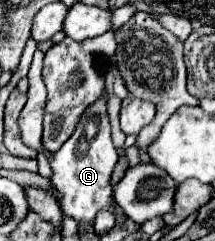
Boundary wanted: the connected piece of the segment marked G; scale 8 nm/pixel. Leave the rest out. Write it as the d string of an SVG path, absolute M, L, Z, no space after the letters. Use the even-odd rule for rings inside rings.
M104 94L104 98L100 98L86 110L72 138L50 158L50 168L52 168L50 184L56 192L60 210L64 216L74 218L78 224L92 224L100 210L108 210L112 214L116 212L116 204L112 202L110 174L114 164L118 162L118 152L110 138L106 100L108 96Z

